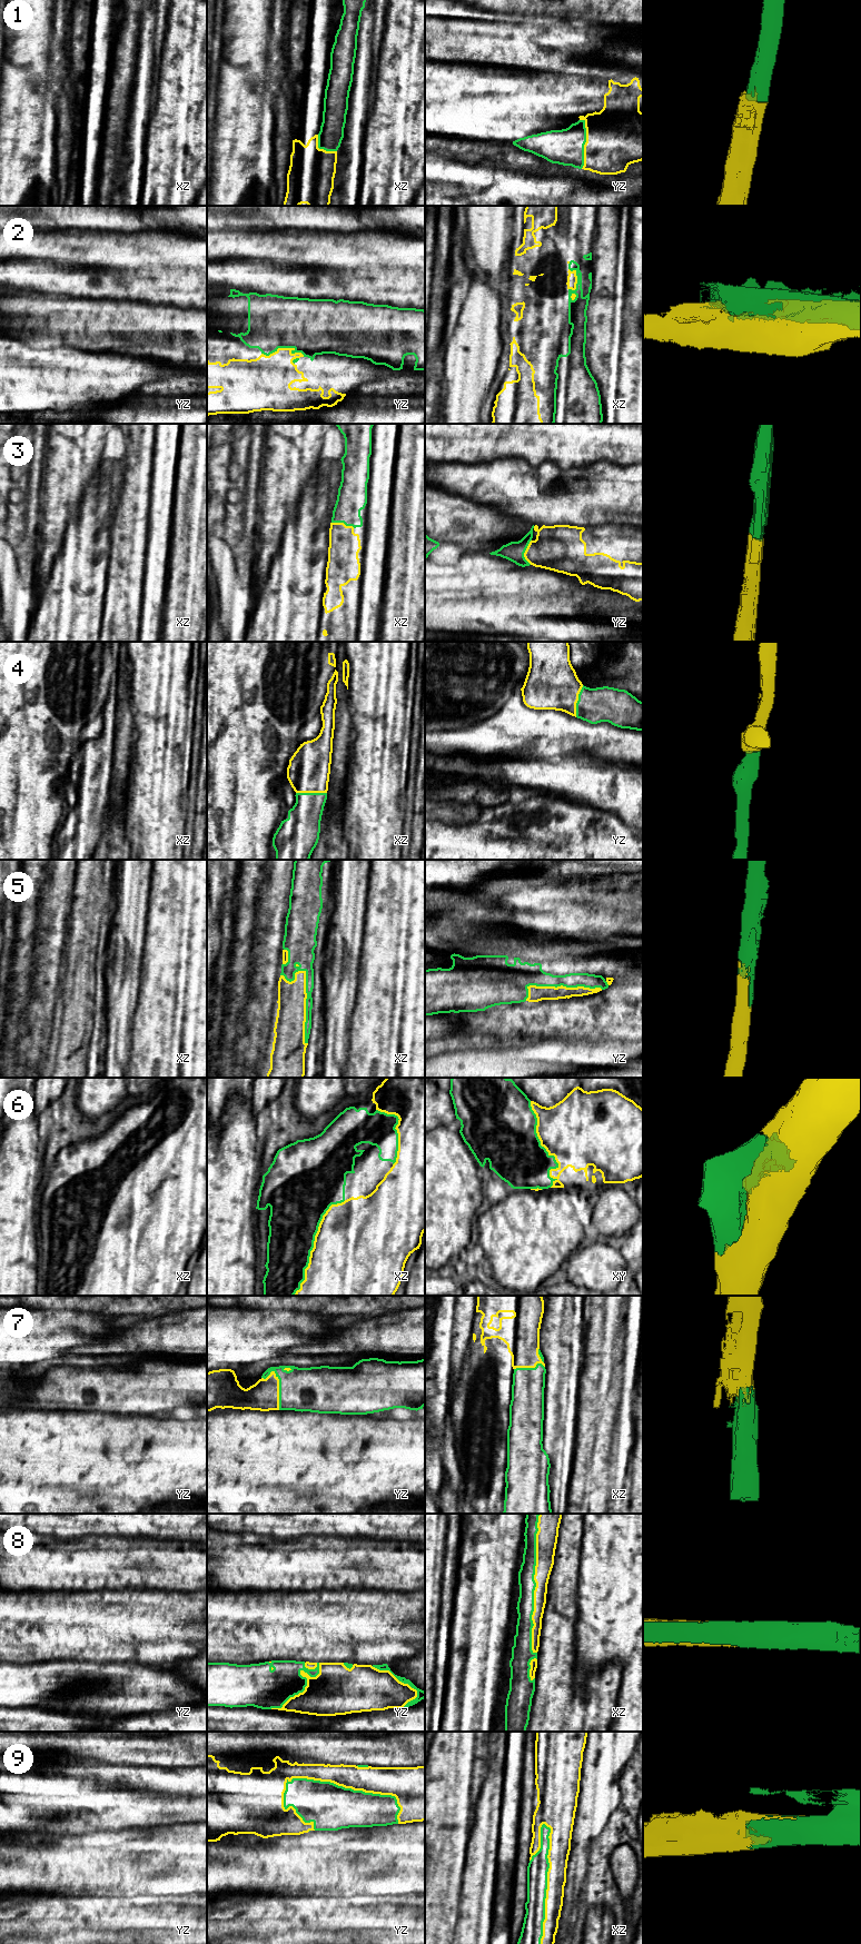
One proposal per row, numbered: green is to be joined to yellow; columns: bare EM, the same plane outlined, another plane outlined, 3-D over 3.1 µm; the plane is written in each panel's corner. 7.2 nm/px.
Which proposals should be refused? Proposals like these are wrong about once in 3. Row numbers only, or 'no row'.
2

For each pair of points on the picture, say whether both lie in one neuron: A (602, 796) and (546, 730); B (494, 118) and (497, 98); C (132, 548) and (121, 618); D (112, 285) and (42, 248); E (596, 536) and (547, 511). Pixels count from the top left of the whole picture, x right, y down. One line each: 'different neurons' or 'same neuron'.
A: different neurons
B: different neurons
C: same neuron
D: same neuron
E: different neurons

